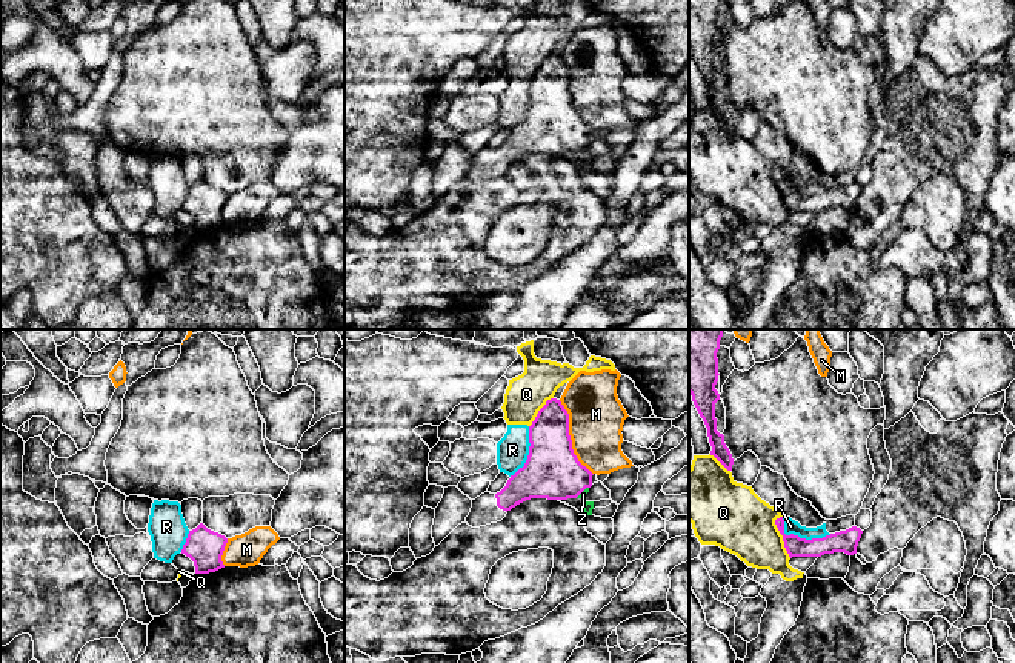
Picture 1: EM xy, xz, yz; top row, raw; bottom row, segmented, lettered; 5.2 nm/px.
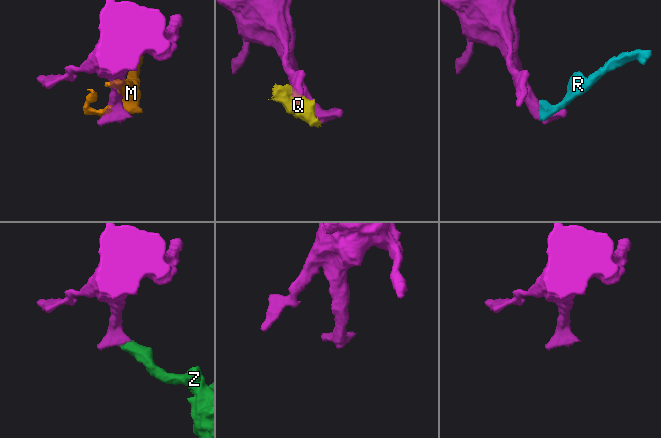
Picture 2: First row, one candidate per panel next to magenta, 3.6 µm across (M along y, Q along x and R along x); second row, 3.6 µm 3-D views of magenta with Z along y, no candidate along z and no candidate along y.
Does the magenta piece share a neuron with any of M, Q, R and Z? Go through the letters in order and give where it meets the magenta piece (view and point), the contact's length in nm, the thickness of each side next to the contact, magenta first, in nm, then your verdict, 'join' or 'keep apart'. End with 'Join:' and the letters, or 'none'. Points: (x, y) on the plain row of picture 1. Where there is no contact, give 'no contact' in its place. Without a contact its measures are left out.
M: xz (569, 93) | 440 nm | 300/280 nm | keep apart
Q: yz (783, 193) | 240 nm | 110/320 nm | keep apart
R: yz (798, 193) | 280 nm | 120/80 nm | keep apart
Z: xz (582, 146) | 90 nm | 300/30 nm | join
Join: Z

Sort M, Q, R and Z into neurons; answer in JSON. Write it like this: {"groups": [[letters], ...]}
{"groups": [["M"], ["Q", "R"], ["Z"]]}

